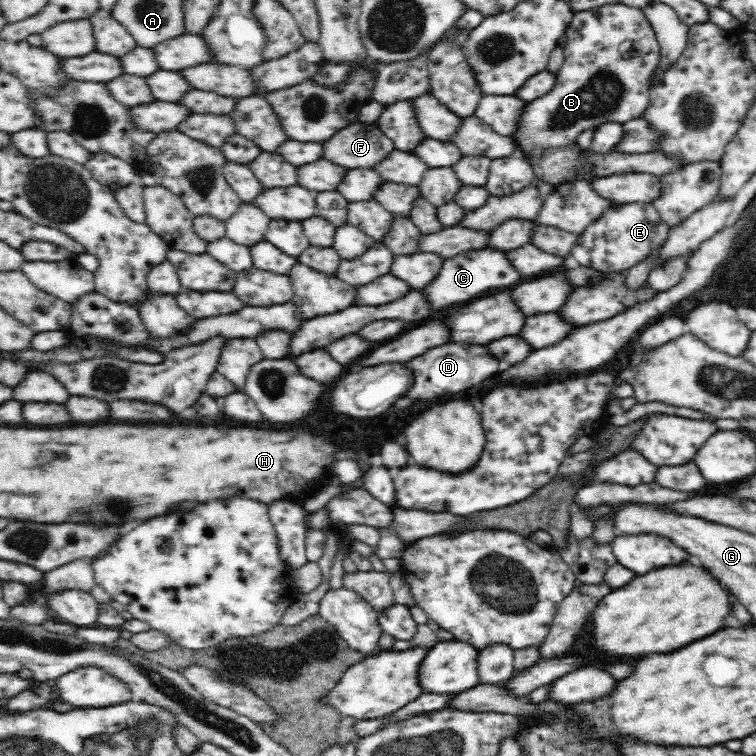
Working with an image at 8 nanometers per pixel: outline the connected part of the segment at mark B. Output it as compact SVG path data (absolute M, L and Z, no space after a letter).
M619 2L604 4L600 8L575 12L570 26L566 28L559 44L565 54L562 70L556 75L556 84L551 92L526 104L522 122L513 134L516 155L528 159L540 159L543 151L564 148L577 142L578 135L594 130L606 122L626 123L642 117L650 106L650 88L653 72L661 61L660 47L648 19L639 8Z

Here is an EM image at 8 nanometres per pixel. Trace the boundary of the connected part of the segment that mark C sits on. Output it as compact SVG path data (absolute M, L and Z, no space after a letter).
M488 247L462 252L452 258L444 259L438 276L435 276L432 282L428 283L426 288L422 288L420 292L426 296L428 304L434 310L440 310L440 308L452 306L452 304L460 304L460 302L469 303L486 292L512 288L523 281L524 276L515 270L506 256L505 250Z

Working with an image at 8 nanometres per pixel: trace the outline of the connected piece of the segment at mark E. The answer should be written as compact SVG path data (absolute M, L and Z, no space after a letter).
M652 203L614 204L579 235L570 253L582 266L605 273L627 271L662 246L669 230Z

